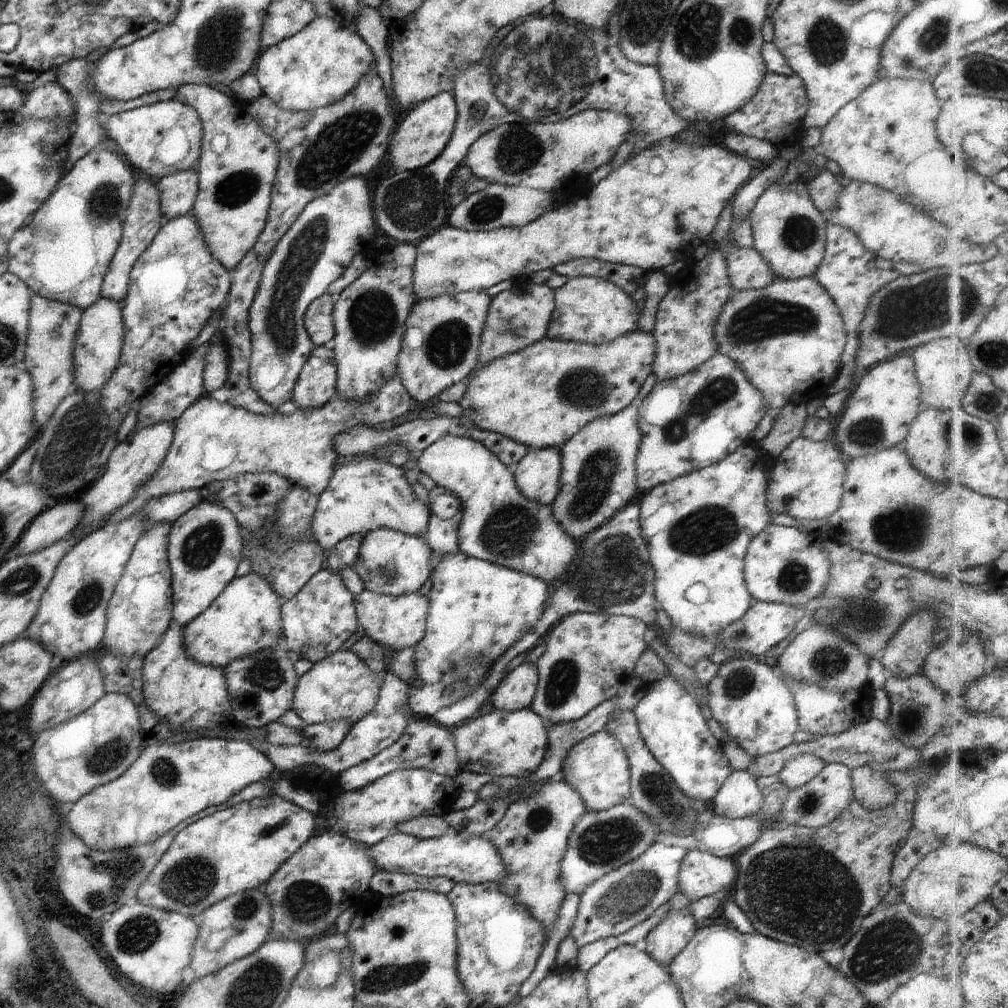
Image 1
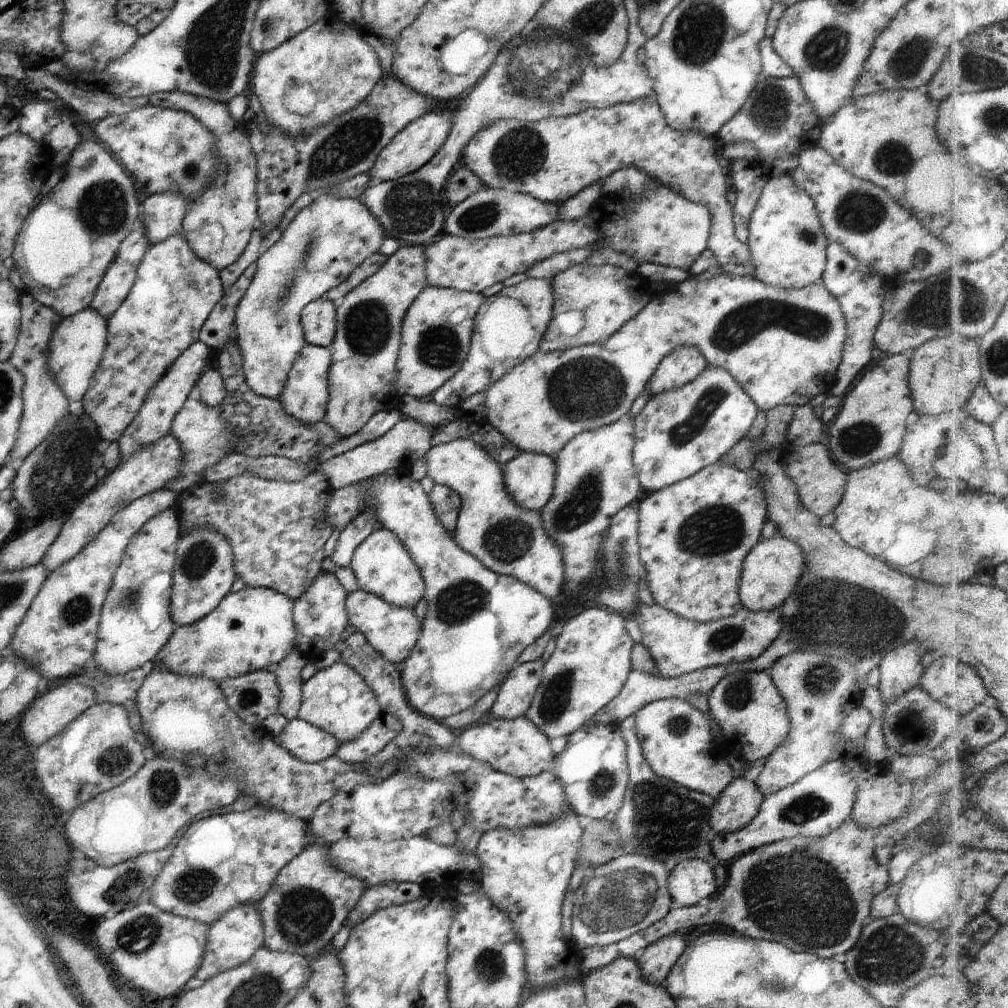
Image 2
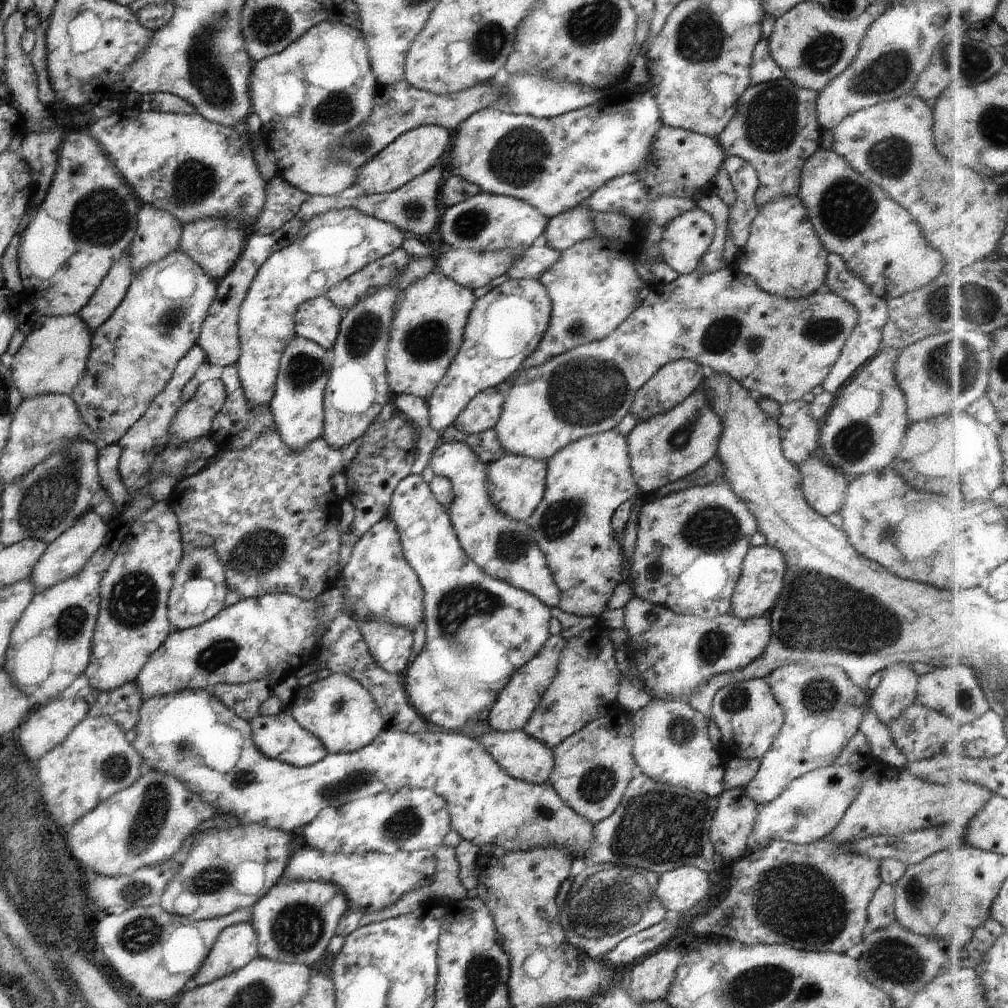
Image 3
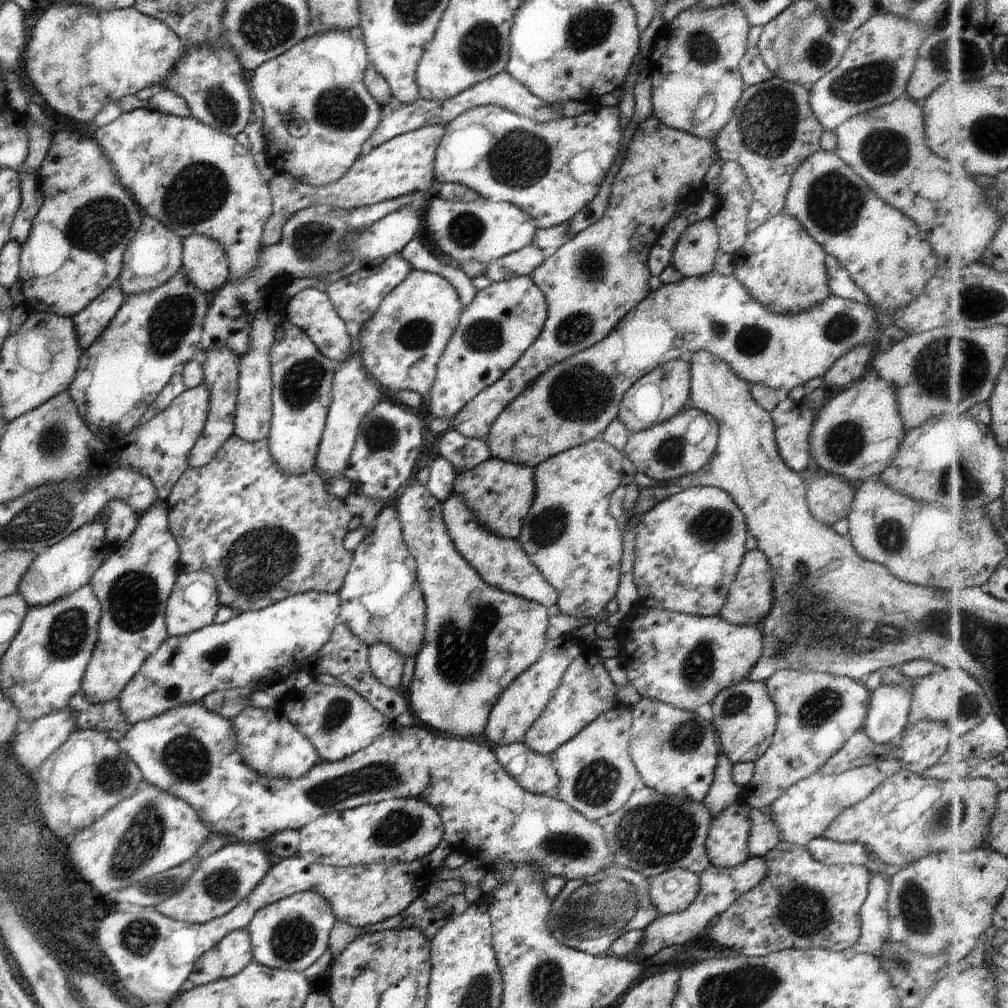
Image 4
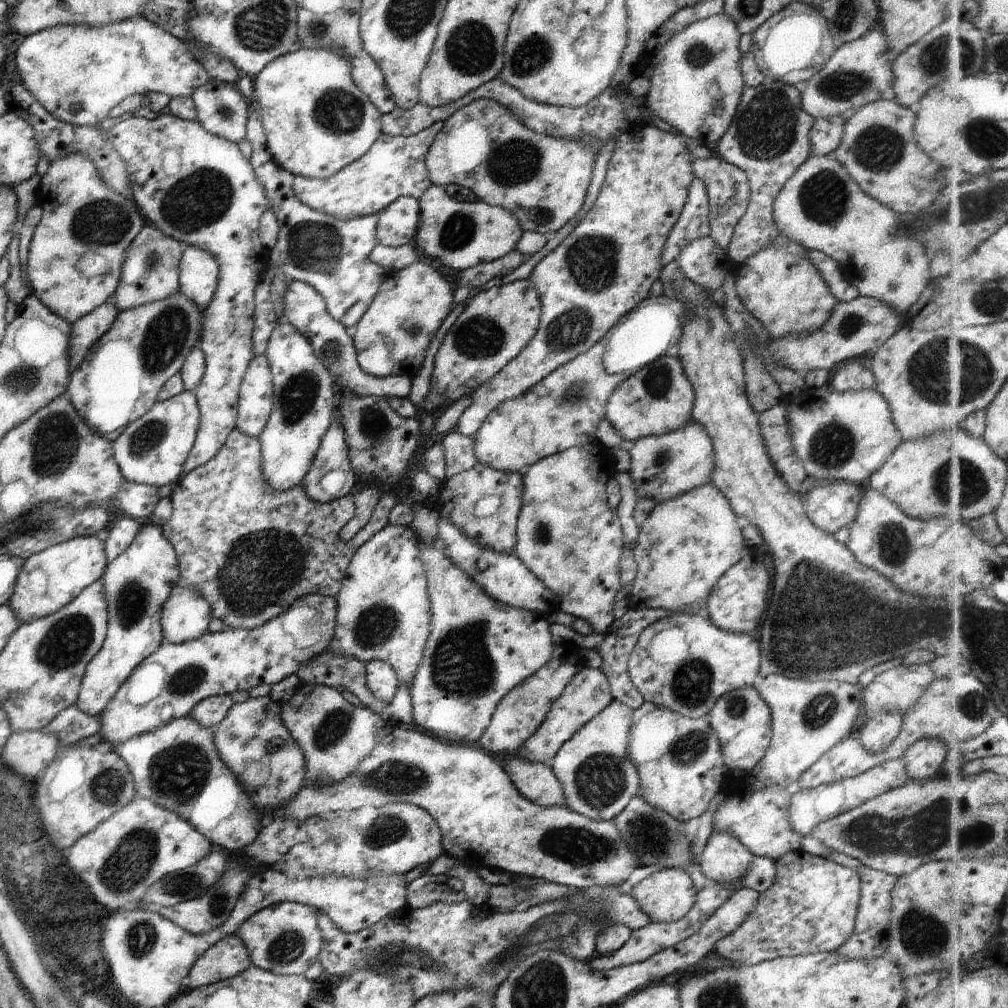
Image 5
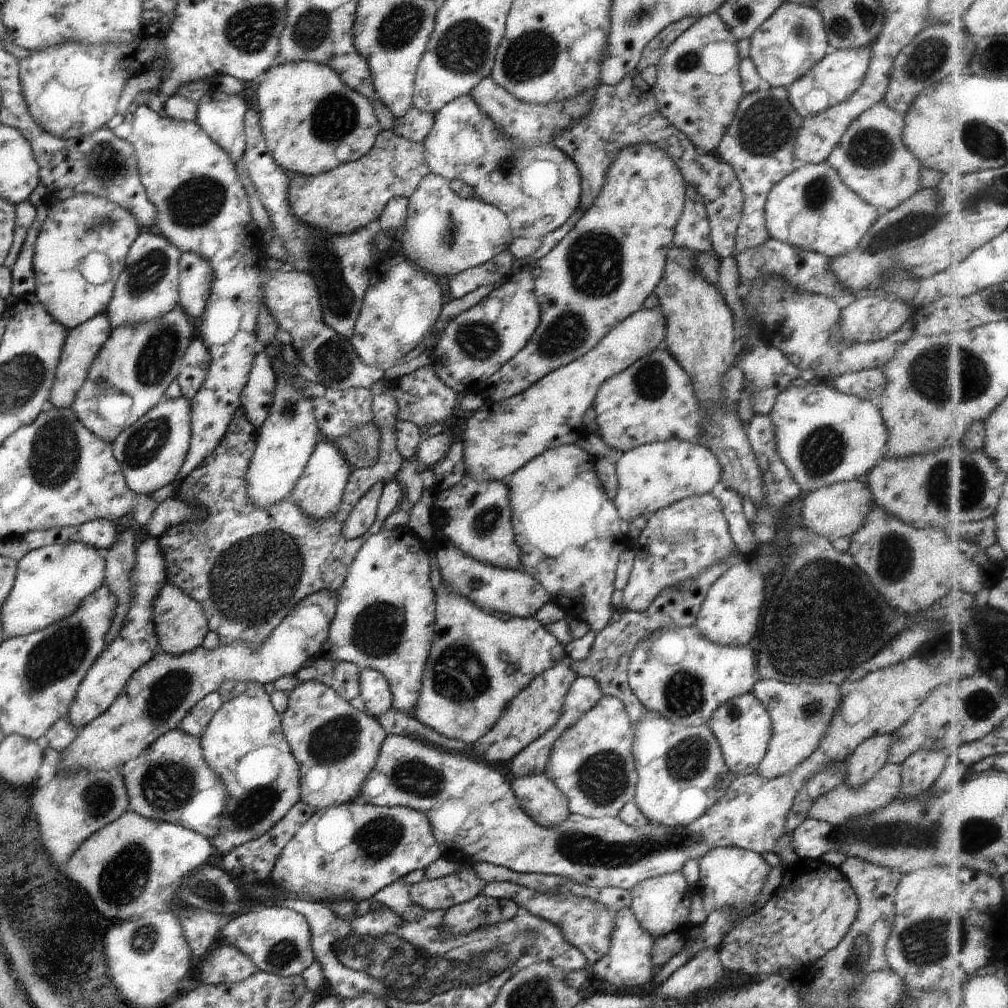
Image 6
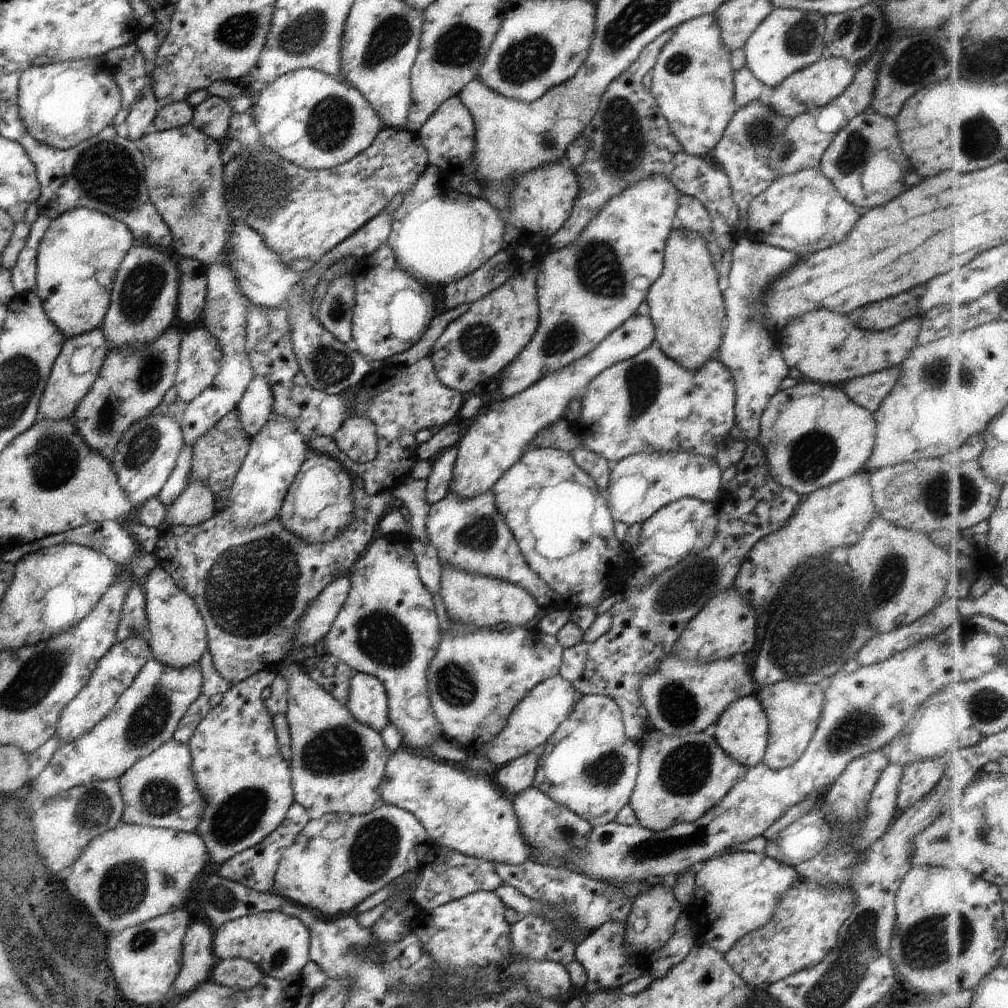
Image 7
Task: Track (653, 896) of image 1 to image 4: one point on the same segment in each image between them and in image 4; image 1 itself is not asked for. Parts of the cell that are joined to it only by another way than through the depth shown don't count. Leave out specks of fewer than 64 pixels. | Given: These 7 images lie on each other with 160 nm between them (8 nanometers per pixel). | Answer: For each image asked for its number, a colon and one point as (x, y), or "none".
2: (618, 900)
3: (615, 903)
4: (589, 916)

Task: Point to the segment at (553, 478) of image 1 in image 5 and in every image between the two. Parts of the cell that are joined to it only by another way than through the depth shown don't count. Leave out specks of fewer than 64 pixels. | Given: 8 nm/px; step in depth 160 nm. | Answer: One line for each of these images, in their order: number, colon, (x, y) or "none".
2: (529, 478)
3: (516, 484)
4: (499, 494)
5: (484, 503)

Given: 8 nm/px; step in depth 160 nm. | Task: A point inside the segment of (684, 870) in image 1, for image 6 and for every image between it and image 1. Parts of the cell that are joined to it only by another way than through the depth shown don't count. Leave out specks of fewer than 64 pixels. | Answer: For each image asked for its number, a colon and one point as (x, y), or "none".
2: (691, 880)
3: (678, 890)
4: (674, 890)
5: (666, 896)
6: (662, 904)

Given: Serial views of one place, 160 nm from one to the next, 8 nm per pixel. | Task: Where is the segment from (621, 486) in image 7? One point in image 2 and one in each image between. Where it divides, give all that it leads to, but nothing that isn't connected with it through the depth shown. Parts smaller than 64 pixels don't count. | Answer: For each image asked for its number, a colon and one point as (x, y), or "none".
2: (672, 434)
3: (672, 445)
4: (683, 445)
5: (662, 467)
6: (653, 476)

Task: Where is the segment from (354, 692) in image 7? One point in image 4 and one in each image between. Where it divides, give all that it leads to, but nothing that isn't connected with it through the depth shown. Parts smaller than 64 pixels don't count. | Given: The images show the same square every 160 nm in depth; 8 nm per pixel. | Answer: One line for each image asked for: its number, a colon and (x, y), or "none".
4: (386, 663)
5: (381, 680)
6: (374, 688)

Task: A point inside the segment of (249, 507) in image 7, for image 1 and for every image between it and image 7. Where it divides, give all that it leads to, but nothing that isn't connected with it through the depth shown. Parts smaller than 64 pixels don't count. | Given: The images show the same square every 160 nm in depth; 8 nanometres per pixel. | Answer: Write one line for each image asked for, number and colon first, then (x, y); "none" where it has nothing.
1: (315, 386)
2: (305, 395)
3: (297, 409)
4: (302, 377)
5: (304, 390)
6: (285, 441)

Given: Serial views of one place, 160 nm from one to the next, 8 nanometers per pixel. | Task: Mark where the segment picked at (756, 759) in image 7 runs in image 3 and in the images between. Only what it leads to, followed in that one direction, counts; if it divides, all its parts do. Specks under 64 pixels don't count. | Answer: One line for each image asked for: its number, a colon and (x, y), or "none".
3: (749, 718)
4: (744, 716)
5: (743, 722)
6: (742, 725)

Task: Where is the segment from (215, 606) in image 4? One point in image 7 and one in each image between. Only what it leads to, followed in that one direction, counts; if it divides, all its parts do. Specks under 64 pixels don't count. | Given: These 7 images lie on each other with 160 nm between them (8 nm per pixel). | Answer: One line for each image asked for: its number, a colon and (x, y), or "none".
5: (185, 616)
6: (181, 626)
7: (176, 634)

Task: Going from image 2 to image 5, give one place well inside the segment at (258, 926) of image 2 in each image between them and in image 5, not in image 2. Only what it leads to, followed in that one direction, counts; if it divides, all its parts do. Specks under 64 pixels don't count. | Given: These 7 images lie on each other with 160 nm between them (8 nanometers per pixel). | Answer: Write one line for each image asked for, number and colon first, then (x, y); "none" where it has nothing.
3: (237, 945)
4: (234, 952)
5: (229, 957)

